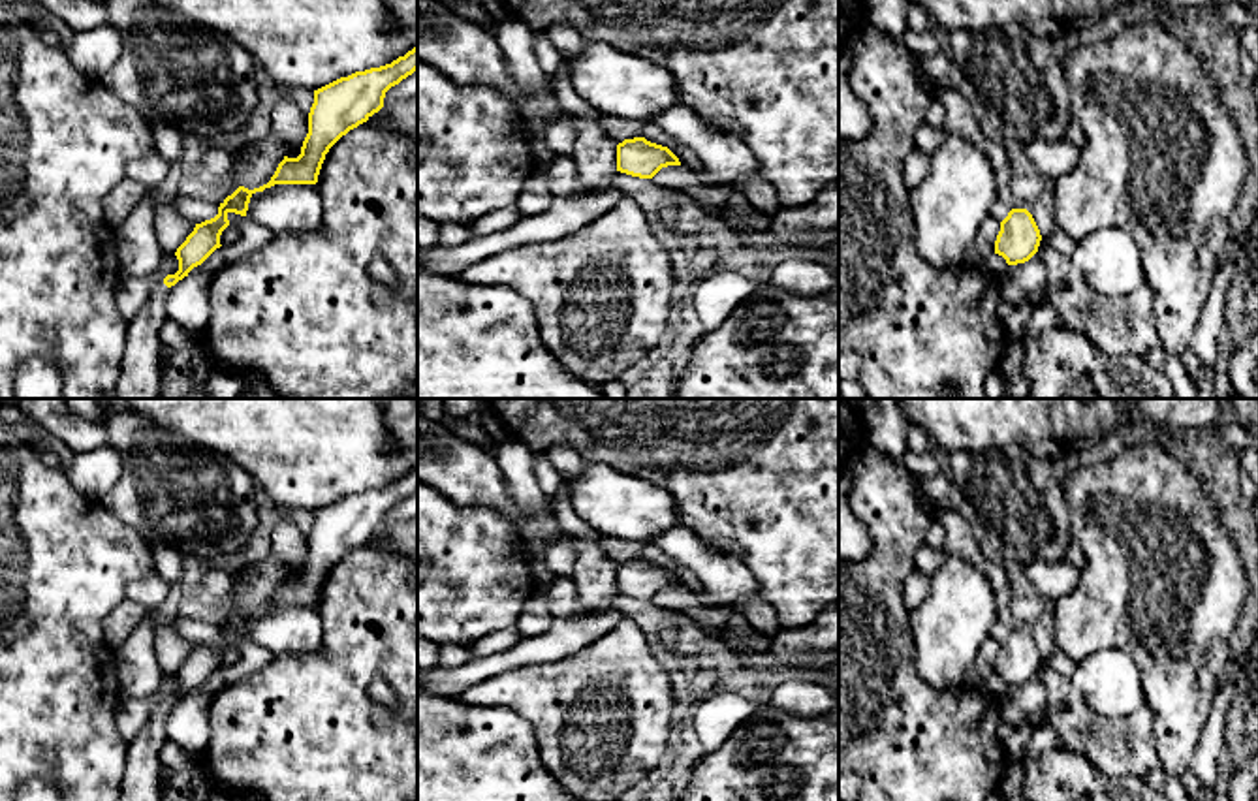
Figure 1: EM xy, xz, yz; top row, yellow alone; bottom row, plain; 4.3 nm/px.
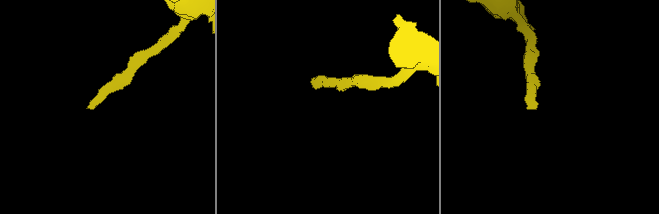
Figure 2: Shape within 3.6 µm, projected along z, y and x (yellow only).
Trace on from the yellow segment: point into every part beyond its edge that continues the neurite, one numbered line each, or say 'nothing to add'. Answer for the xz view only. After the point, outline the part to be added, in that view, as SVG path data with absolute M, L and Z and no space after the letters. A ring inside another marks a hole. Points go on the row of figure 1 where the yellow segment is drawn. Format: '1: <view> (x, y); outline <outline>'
nothing to add

